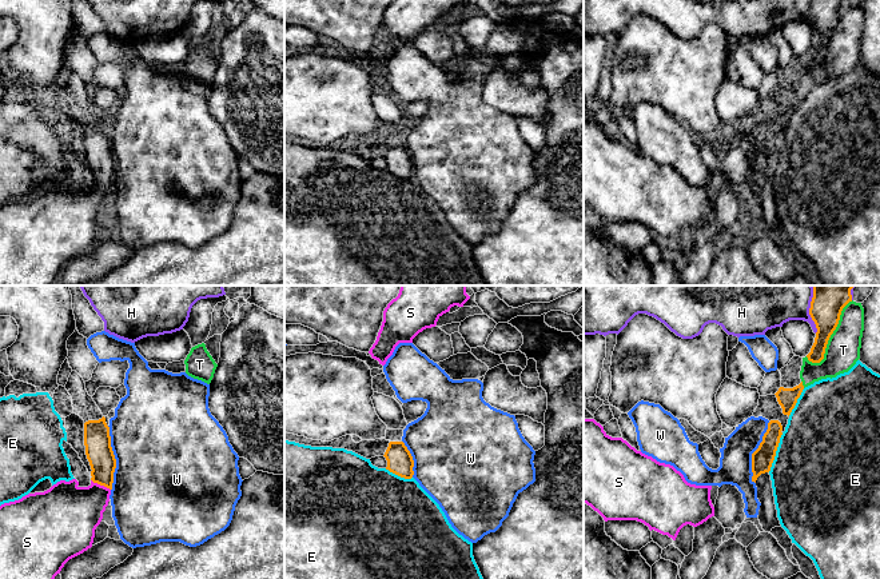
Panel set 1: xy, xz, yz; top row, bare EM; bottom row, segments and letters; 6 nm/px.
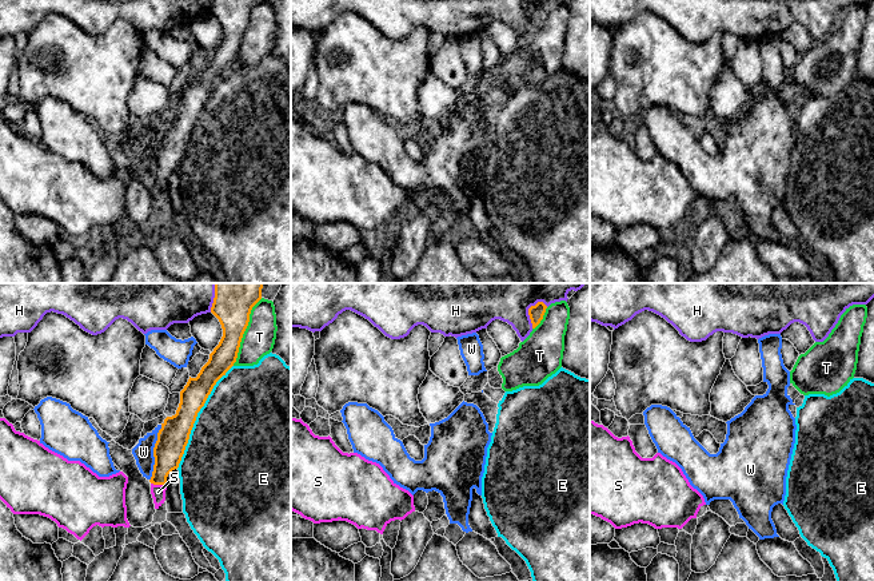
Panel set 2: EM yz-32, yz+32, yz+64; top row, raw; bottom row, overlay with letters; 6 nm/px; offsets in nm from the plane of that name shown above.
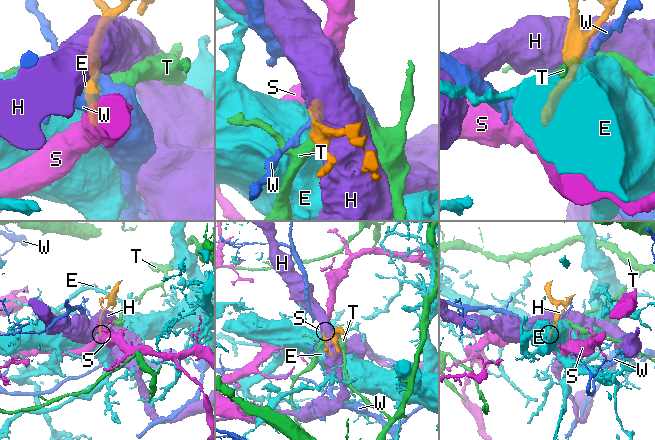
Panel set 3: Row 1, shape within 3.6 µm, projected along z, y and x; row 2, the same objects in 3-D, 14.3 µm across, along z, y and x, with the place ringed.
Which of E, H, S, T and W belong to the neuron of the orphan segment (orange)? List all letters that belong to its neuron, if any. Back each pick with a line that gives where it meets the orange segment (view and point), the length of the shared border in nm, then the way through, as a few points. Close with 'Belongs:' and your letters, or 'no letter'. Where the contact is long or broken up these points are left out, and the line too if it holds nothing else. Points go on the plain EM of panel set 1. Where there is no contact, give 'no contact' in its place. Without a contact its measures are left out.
S: xy (100, 186) | 140 nm | across xy (99, 154), (100, 186), (71, 215)
Belongs: S

